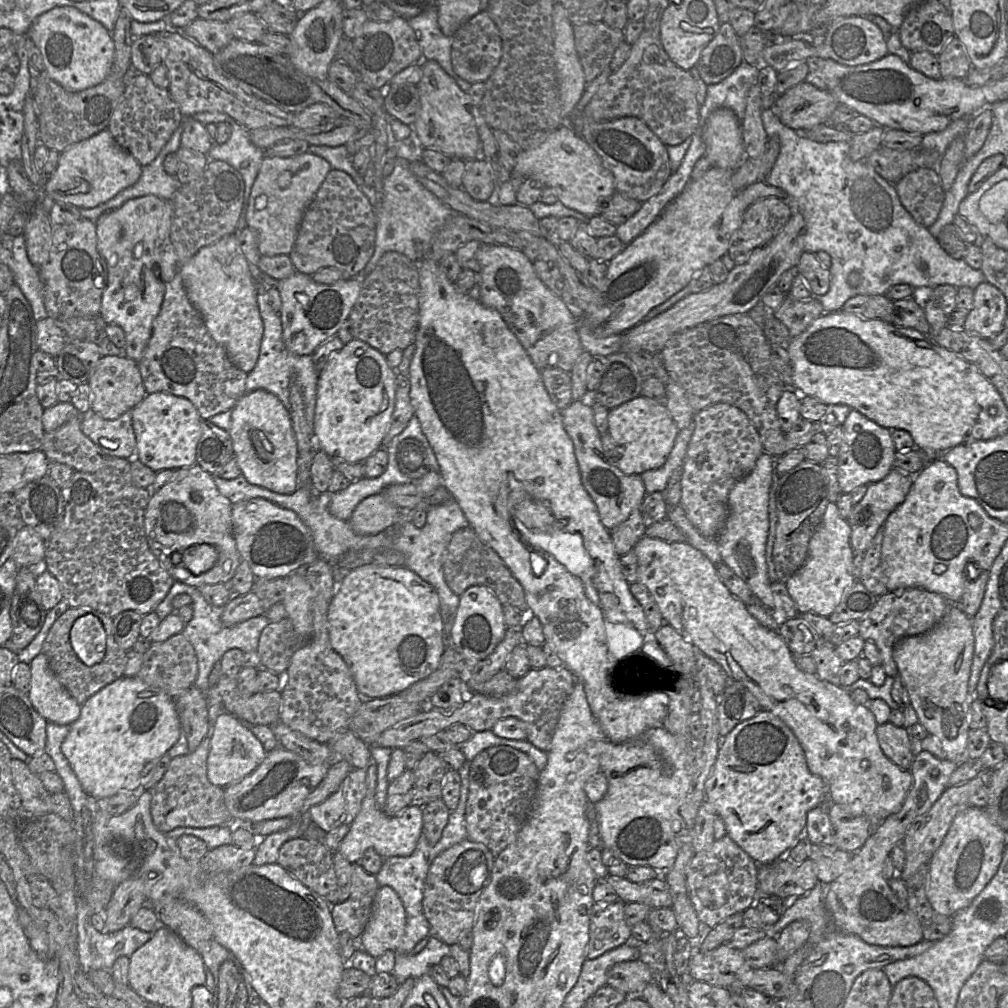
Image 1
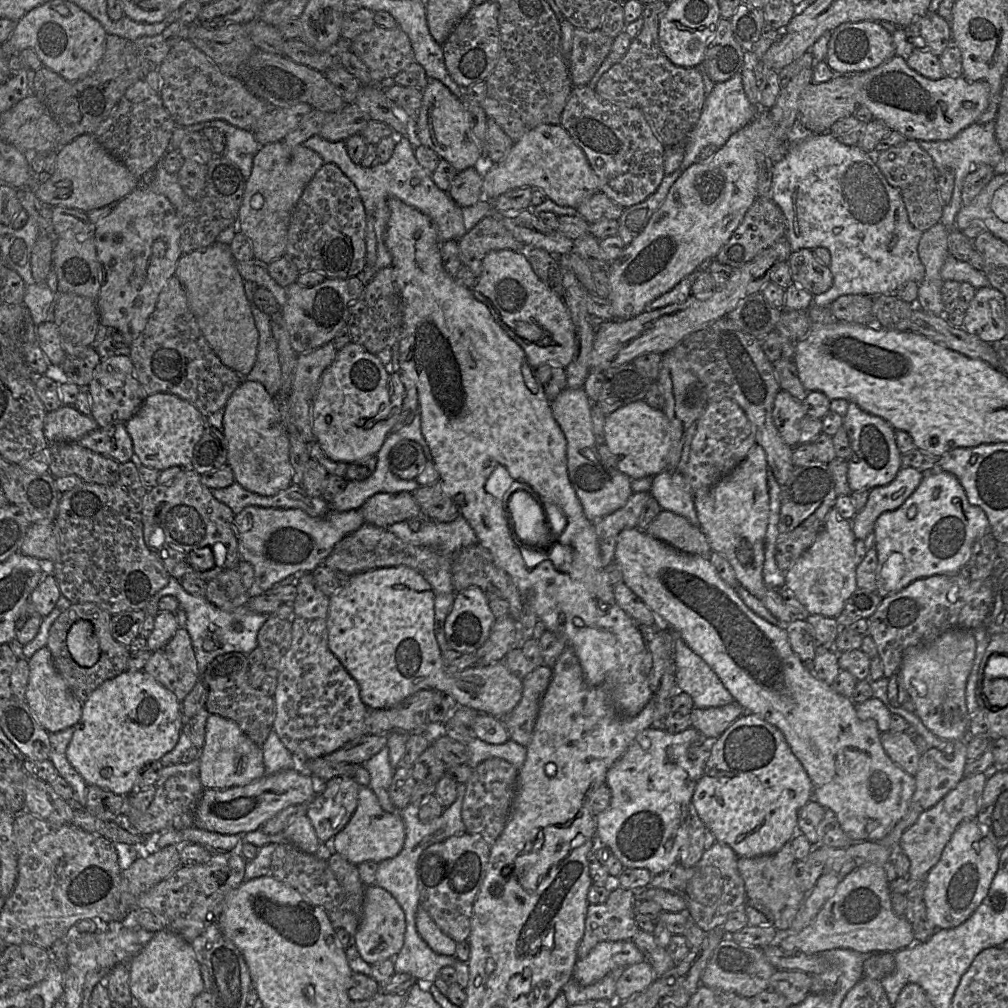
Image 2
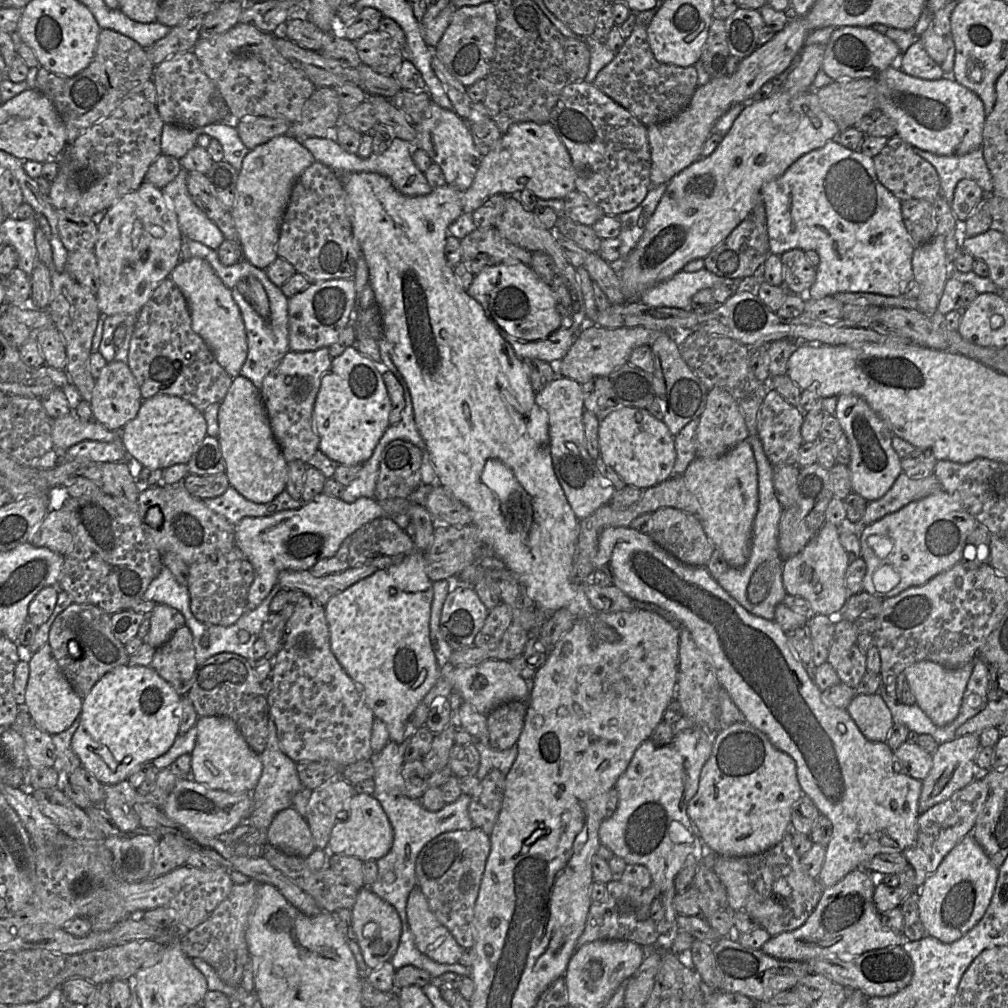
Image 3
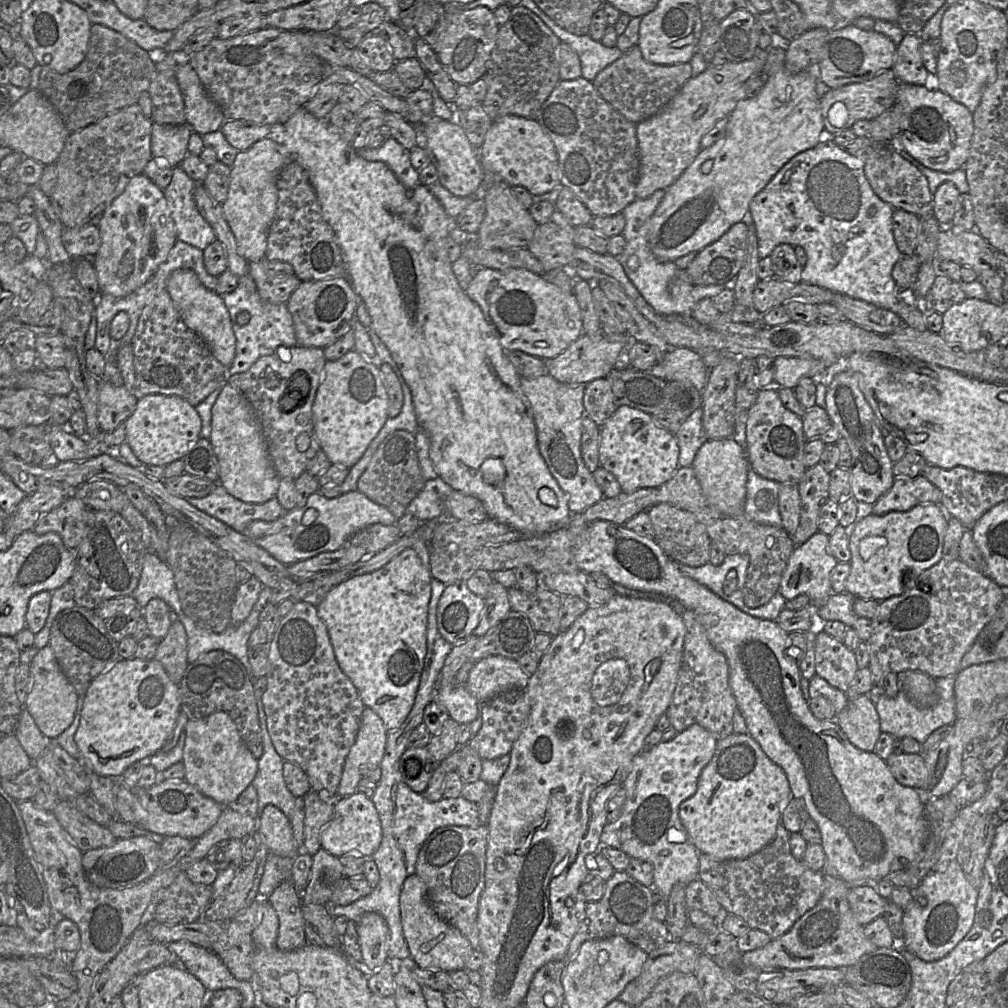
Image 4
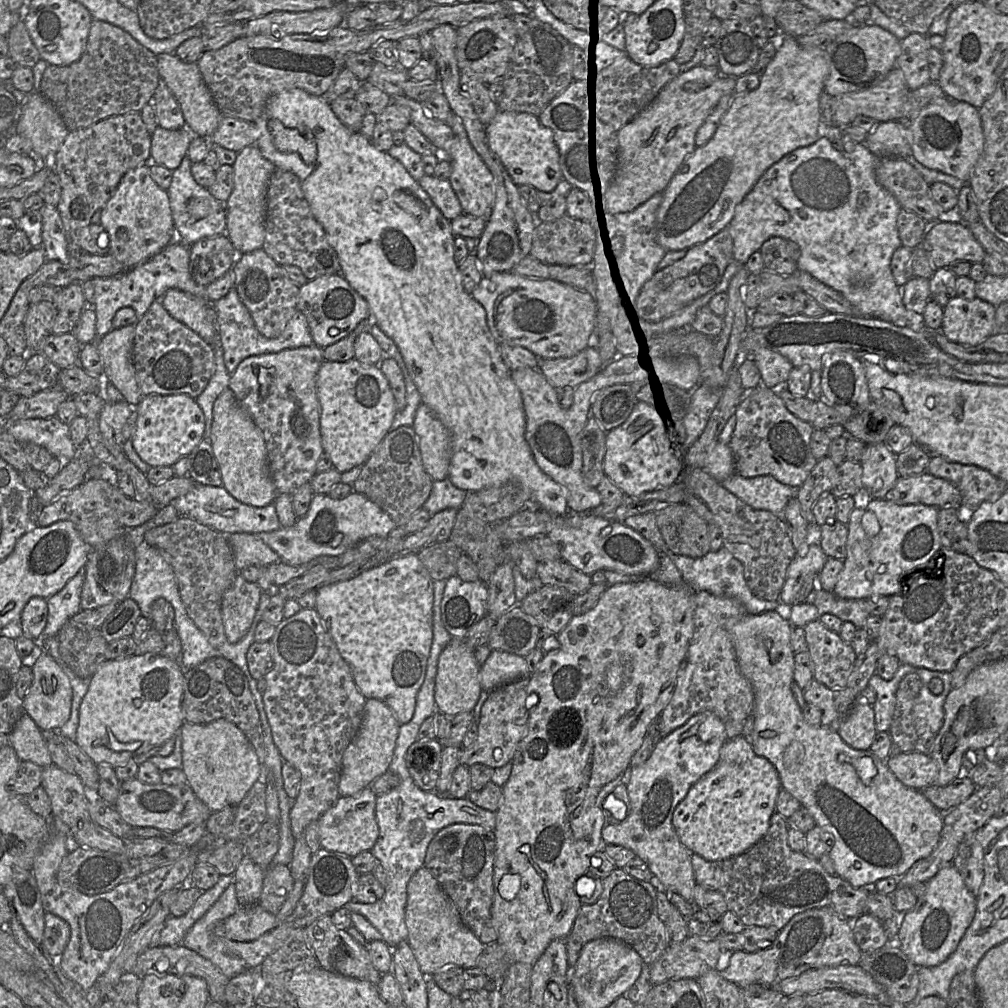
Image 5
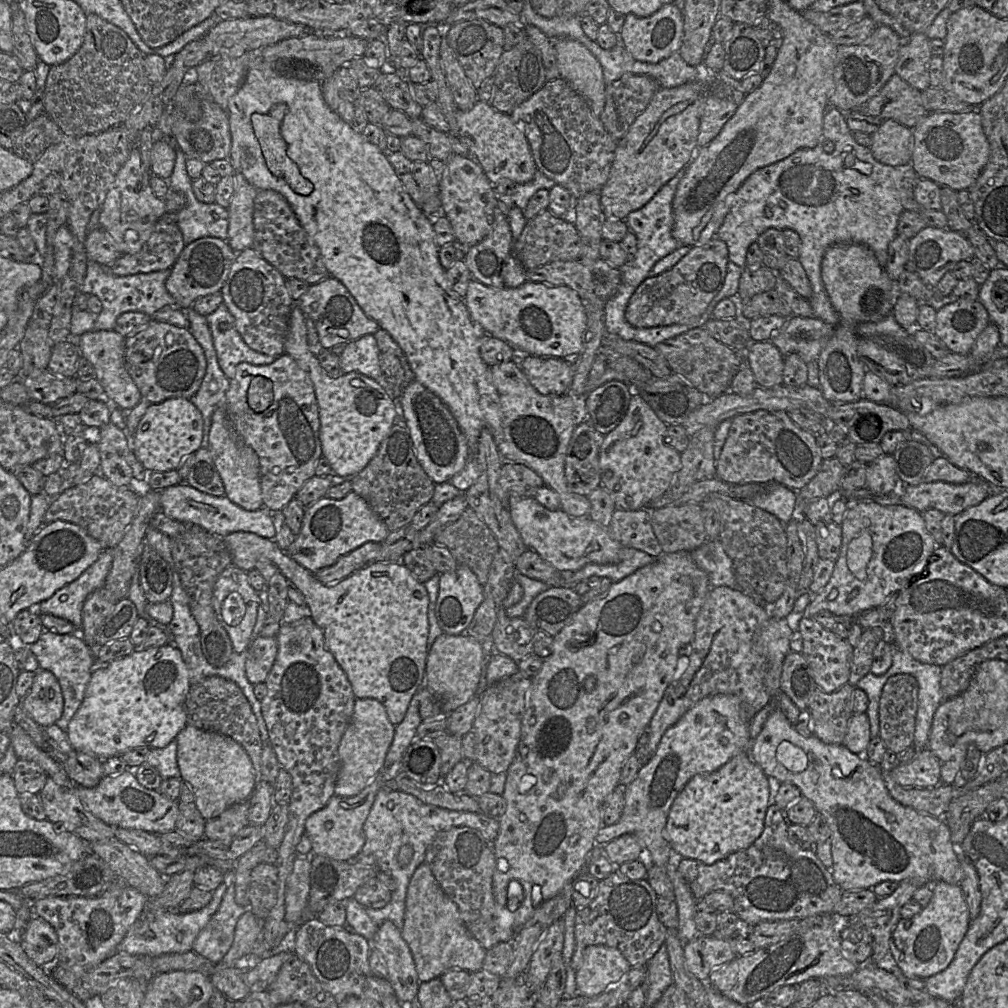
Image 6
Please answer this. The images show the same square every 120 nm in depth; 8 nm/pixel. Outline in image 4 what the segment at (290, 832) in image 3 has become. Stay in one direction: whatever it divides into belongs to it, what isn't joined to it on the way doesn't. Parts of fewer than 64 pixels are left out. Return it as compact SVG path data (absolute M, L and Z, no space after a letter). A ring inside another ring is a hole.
M267 805L263 809L259 832L264 836L271 853L281 857L294 857L299 853L292 823L279 807Z

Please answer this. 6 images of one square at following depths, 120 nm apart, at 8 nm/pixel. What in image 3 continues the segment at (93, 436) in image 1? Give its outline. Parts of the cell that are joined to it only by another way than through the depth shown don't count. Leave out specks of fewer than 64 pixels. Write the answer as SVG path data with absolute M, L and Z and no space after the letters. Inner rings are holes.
M121 438L112 442L84 440L60 453L61 460L88 459L94 462L124 461L127 451Z

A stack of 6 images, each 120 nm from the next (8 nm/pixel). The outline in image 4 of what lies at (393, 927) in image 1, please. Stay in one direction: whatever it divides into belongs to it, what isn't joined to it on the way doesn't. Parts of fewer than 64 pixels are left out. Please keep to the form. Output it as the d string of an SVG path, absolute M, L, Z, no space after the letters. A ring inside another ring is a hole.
M365 912L356 924L357 940L364 964L376 971L388 960L389 928L375 912Z

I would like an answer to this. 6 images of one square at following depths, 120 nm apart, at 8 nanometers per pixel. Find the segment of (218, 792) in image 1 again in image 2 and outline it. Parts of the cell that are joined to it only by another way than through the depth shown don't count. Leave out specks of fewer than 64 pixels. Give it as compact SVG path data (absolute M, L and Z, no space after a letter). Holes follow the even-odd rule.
M199 758L190 763L177 763L163 767L160 772L160 776L155 783L155 787L156 791L154 798L144 813L138 812L129 805L128 816L119 815L114 821L129 833L142 835L151 835L152 833L159 833L162 831L183 830L194 827L195 811L205 790L200 781Z

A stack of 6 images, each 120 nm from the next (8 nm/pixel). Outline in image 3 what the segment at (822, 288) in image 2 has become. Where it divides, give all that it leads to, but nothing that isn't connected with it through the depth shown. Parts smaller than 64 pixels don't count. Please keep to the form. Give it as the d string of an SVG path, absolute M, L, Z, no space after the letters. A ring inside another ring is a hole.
M792 249L780 255L784 285L790 293L804 295L808 292L816 279L816 267L807 259L802 249Z

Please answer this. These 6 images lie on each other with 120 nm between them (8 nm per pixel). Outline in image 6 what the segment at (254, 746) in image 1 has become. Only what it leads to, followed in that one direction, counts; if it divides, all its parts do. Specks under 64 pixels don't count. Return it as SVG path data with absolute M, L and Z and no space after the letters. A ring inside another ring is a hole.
M189 724L180 731L176 739L181 779L191 786L196 806L206 821L251 797L256 786L253 764L239 743L223 734Z

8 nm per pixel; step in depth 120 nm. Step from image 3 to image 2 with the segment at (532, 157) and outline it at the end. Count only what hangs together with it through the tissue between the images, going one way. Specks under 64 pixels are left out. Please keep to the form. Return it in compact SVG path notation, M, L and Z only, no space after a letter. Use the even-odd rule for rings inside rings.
M541 124L516 141L504 161L492 163L488 158L481 158L474 167L483 176L482 193L483 199L486 200L495 200L500 195L514 189L531 187L543 191L557 205L576 209L588 197L599 192L598 178L590 166L585 153L560 124Z

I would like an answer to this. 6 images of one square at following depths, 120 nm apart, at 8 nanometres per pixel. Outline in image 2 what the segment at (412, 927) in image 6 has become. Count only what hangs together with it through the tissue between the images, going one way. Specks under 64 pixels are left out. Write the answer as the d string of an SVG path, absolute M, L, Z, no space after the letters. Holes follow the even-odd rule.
M421 906L417 909L415 922L417 932L435 953L455 956L457 943L438 928Z

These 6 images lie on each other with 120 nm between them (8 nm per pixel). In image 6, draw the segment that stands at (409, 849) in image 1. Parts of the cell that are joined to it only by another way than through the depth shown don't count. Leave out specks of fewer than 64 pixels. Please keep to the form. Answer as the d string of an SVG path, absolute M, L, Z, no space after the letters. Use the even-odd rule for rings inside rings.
M401 762L394 763L388 770L383 768L375 778L356 796L332 796L328 803L320 810L311 814L305 822L305 833L312 845L314 855L325 856L338 861L348 862L361 851L365 844L363 825L367 819L377 792L385 781L406 777L402 770Z

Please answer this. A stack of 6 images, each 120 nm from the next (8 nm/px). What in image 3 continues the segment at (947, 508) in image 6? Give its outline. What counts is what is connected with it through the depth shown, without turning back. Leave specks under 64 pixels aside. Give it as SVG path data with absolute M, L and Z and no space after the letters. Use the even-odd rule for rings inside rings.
M902 472L892 485L892 487L879 499L868 502L864 514L862 515L858 523L853 523L855 525L860 525L860 528L868 526L873 522L881 519L882 517L894 513L900 510L907 504L925 498L931 494L942 491L943 486L939 480L932 474L924 474L920 478L914 478L907 475L906 472Z

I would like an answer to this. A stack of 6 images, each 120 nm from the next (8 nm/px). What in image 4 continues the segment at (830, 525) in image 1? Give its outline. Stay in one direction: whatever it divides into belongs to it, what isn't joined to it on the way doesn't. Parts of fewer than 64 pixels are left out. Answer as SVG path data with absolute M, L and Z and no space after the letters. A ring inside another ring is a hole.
M817 531L806 542L793 550L787 566L782 574L779 591L786 600L792 600L798 595L806 595L812 606L820 606L832 593L830 574L838 561L830 553L829 535Z

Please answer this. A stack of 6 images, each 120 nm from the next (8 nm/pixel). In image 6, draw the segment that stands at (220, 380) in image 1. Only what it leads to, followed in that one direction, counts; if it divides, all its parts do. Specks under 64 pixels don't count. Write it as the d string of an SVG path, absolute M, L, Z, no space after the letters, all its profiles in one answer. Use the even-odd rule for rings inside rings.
M152 318L143 329L125 338L125 364L142 398L151 404L172 397L190 399L207 369L204 351L188 329Z

